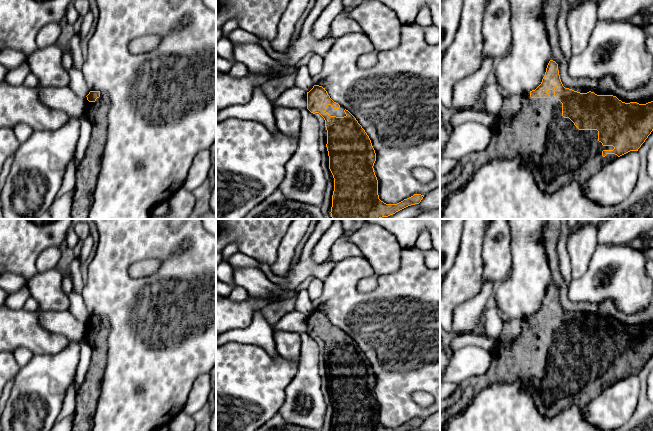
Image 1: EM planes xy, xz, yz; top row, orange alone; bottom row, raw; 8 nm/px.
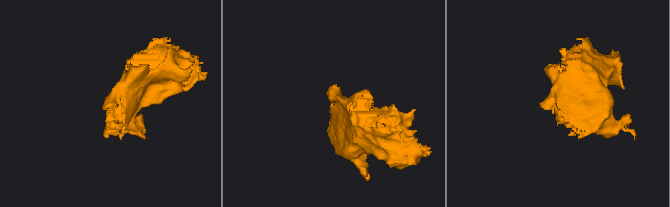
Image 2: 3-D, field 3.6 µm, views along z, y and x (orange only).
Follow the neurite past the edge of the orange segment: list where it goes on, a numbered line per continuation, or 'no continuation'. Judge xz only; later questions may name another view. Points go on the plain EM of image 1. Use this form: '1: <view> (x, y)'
1: xz (339, 336)

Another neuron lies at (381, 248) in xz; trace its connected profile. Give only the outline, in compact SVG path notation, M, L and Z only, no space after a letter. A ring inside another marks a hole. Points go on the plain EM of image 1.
M365 221L356 231L348 233L346 240L358 246L376 275L400 269L403 248L396 237L380 225Z

